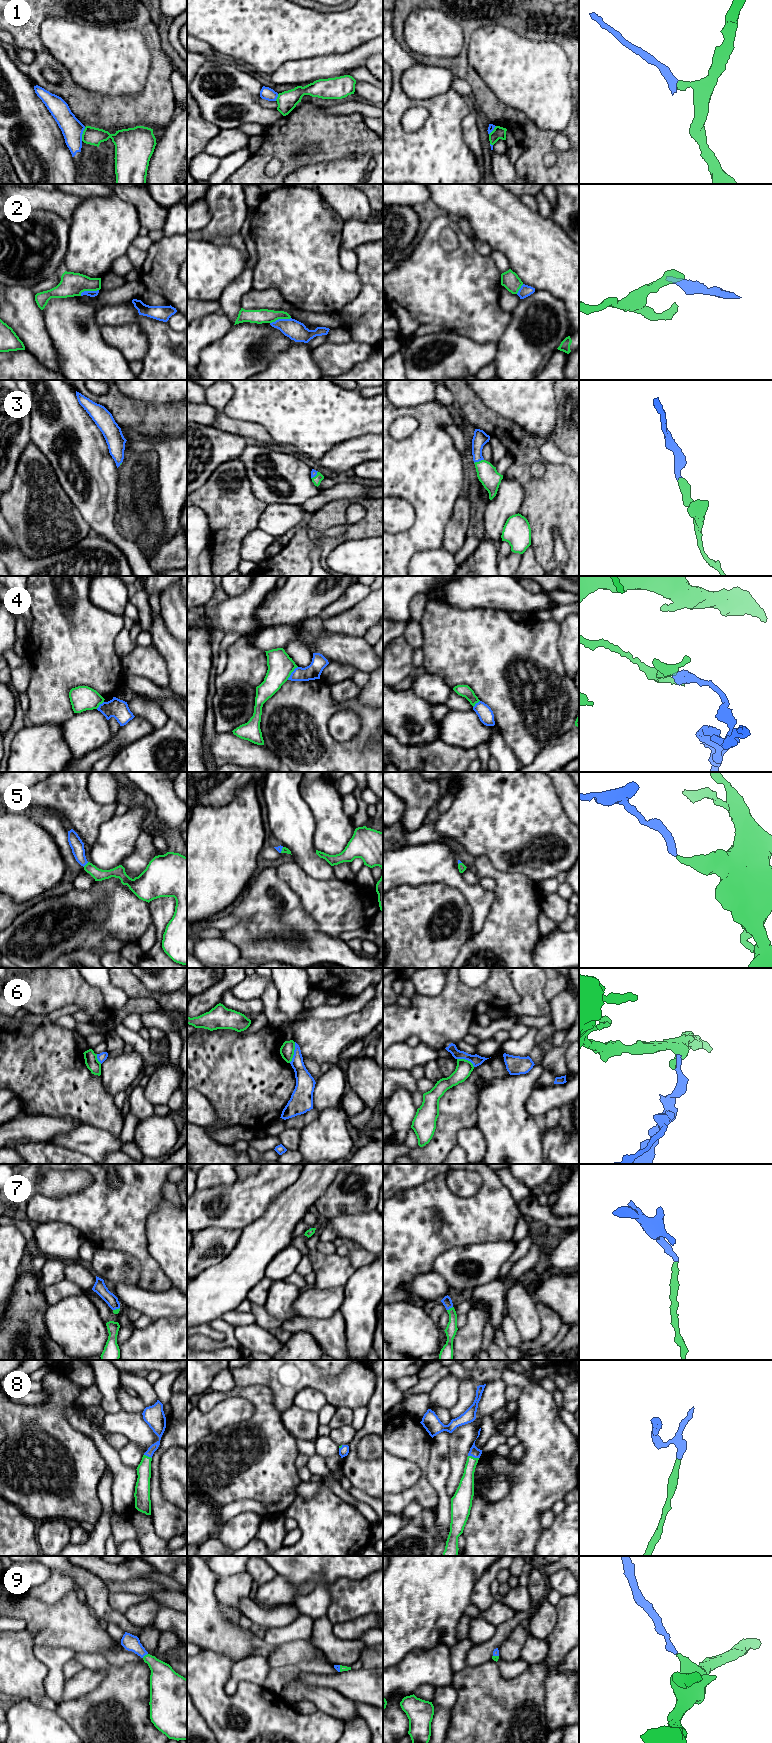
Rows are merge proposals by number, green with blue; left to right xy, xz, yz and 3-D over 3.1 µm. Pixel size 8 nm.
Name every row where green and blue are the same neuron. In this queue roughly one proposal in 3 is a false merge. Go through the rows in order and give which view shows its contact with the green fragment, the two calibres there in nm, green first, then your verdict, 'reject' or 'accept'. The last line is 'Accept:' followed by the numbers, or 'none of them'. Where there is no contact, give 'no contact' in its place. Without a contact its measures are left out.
1: contact in xy; calibres 140 and 180 nm; reject
2: contact in xz; calibres 110 and 160 nm; reject
3: contact in yz; calibres 160 and 120 nm; accept
4: contact in xz; calibres 200 and 120 nm; reject
5: contact in xy; calibres 100 and 110 nm; accept
6: contact in xz; calibres 110 and 140 nm; reject
7: contact in yz; calibres 90 and 80 nm; accept
8: contact in yz; calibres 130 and 80 nm; accept
9: contact in xy; calibres 220 and 130 nm; accept
Accept: 3, 5, 7, 8, 9

